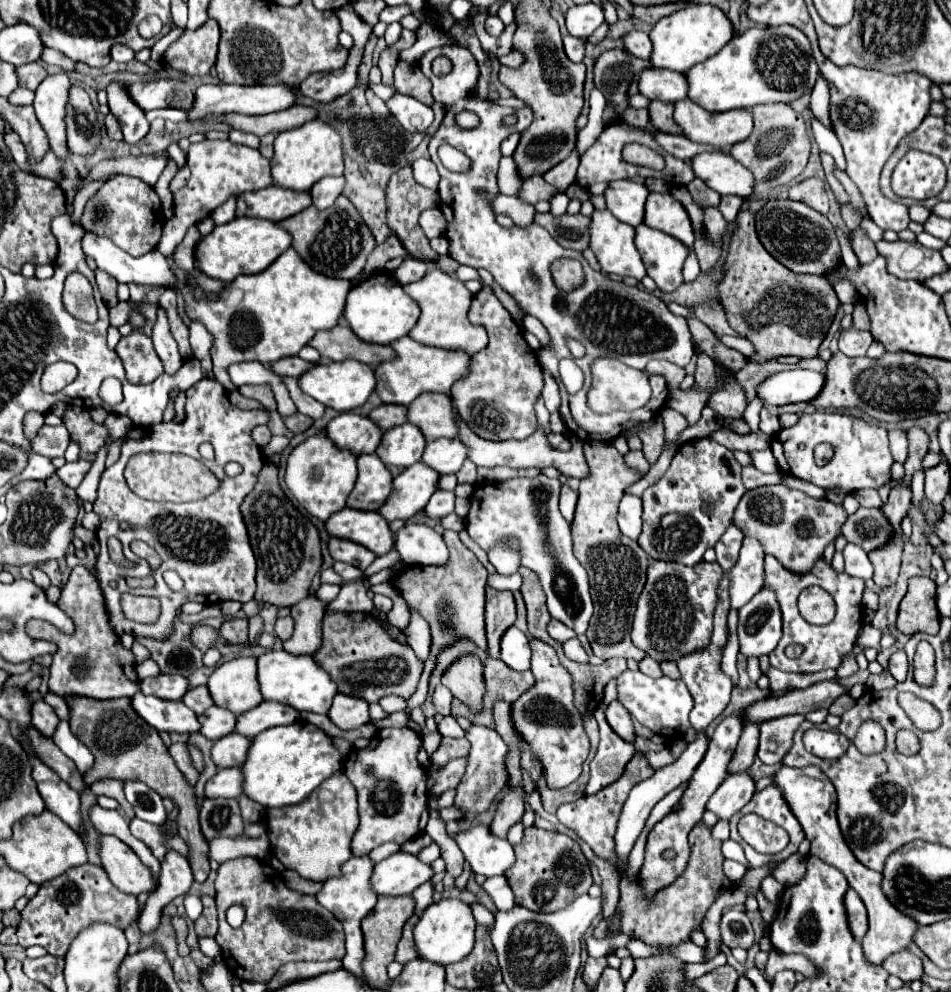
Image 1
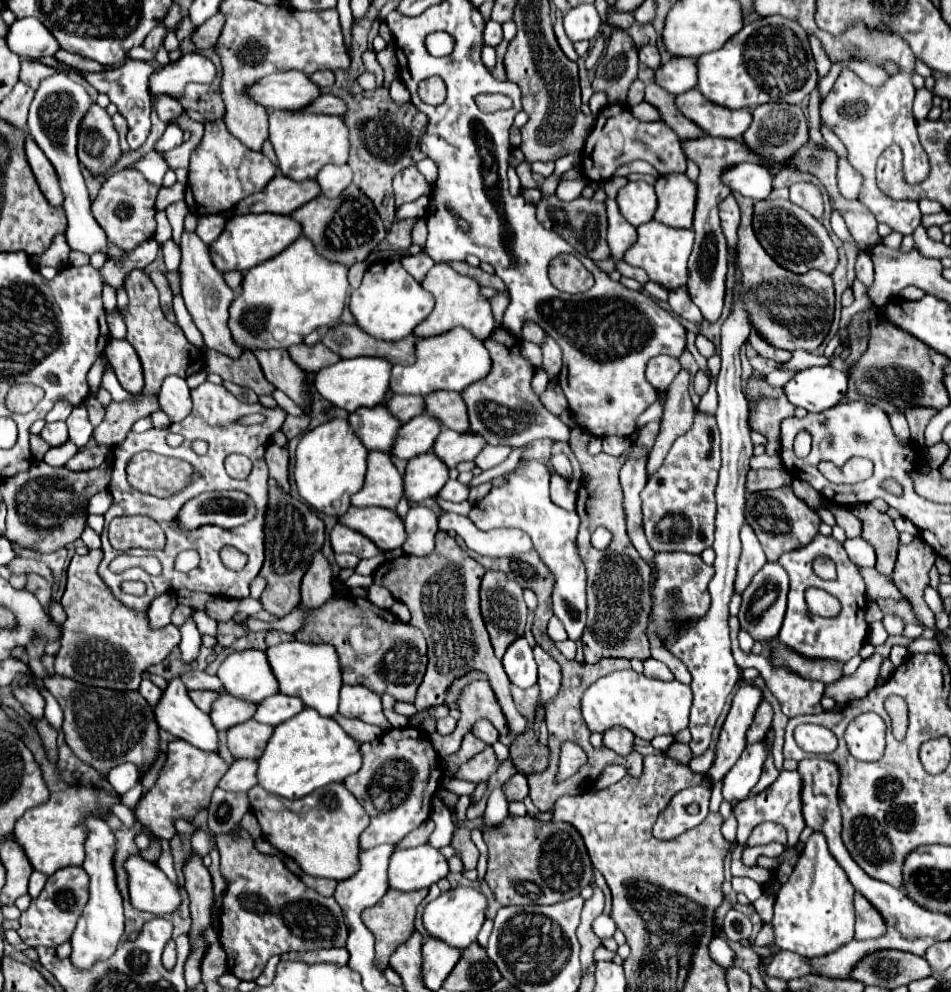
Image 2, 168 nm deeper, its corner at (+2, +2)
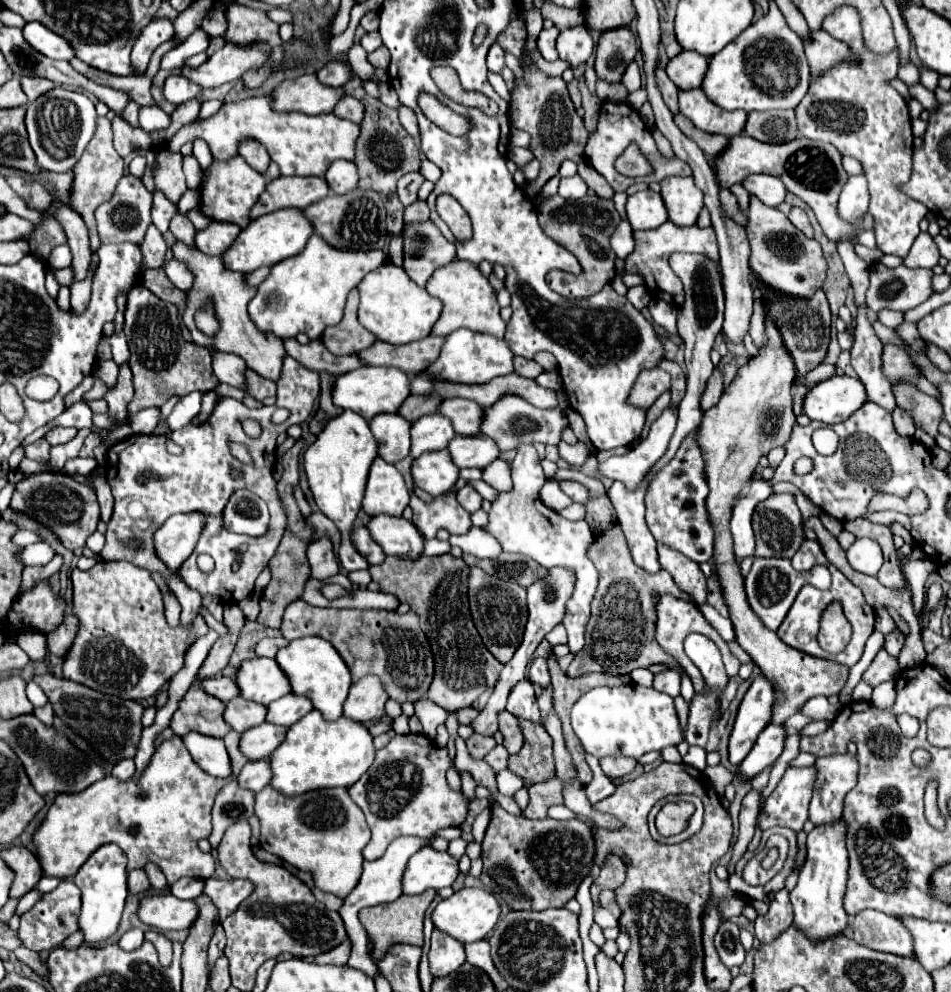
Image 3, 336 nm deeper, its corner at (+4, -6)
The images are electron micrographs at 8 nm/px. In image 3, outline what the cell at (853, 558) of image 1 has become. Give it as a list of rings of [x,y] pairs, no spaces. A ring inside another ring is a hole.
[[[859,538],[847,550],[847,560],[849,560],[851,568],[855,568],[857,572],[875,576],[883,564],[883,554],[881,554],[881,548],[877,546],[877,542],[873,542],[869,538]]]

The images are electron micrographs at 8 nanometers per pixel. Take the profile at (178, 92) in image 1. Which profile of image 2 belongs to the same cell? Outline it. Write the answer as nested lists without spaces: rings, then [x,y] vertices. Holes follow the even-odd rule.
[[[199,52],[185,54],[181,60],[171,62],[151,76],[151,92],[153,94],[171,94],[181,96],[185,84],[203,82],[209,84],[217,76],[215,64]]]

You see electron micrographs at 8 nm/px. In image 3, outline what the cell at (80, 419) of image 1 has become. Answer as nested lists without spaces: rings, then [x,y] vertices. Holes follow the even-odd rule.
[[[141,284],[133,286],[127,298],[125,336],[131,350],[129,366],[133,372],[135,398],[127,408],[125,422],[117,422],[113,428],[109,428],[107,446],[113,446],[133,436],[133,430],[129,426],[129,414],[135,414],[137,410],[143,410],[143,408],[163,406],[173,394],[185,396],[195,390],[209,392],[219,386],[219,380],[211,368],[209,350],[183,340],[179,330],[179,320],[177,320],[177,308],[169,302],[159,300]]]

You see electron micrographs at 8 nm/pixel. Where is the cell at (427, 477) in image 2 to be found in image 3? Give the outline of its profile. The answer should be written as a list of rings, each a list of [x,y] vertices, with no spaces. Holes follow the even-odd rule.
[[[445,450],[425,452],[413,460],[413,484],[431,496],[443,496],[457,482],[457,466],[451,462]]]

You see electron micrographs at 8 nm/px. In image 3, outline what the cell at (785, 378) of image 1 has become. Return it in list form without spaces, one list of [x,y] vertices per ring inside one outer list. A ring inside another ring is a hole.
[[[831,376],[815,384],[803,400],[803,410],[811,420],[837,424],[865,404],[865,386],[849,376]]]

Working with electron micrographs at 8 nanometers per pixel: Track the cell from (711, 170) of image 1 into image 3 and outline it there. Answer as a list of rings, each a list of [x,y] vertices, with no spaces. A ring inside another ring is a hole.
[[[749,174],[745,182],[741,182],[751,196],[757,196],[767,206],[779,206],[785,198],[787,188],[777,176],[769,174]]]

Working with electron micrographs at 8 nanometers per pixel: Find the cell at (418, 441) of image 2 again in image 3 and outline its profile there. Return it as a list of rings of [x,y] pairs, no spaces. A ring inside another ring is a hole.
[[[439,412],[421,416],[411,426],[411,456],[419,458],[423,452],[445,450],[449,440],[455,436],[449,418]]]

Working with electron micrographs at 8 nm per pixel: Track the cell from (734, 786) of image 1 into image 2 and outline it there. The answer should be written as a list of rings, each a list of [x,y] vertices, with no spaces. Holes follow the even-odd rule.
[[[765,740],[749,744],[729,774],[723,778],[723,798],[725,800],[745,800],[751,788],[757,784],[761,776],[761,768],[767,760],[767,744]]]

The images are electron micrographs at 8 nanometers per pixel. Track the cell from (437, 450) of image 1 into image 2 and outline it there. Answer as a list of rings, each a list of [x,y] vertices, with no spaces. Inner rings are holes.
[[[443,428],[443,432],[439,434],[435,446],[433,446],[433,452],[439,454],[439,458],[449,466],[449,468],[455,468],[459,462],[465,462],[465,460],[473,460],[479,450],[483,450],[487,442],[479,436],[479,434],[473,434],[473,432],[455,432],[455,430],[447,430]]]

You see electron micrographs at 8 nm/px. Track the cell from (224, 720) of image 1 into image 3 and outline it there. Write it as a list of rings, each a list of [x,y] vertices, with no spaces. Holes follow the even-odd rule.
[[[237,696],[237,698],[227,702],[223,718],[231,726],[231,730],[241,734],[241,732],[245,732],[245,730],[249,730],[253,726],[263,724],[265,722],[265,714],[267,714],[265,706],[261,706],[257,702],[249,702],[249,700]]]

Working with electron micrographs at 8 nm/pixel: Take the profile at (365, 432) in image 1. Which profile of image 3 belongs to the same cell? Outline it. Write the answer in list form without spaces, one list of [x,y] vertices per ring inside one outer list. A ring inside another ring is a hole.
[[[377,414],[369,422],[369,428],[377,440],[377,454],[385,462],[395,464],[409,454],[411,424],[405,422],[405,418],[399,414]]]

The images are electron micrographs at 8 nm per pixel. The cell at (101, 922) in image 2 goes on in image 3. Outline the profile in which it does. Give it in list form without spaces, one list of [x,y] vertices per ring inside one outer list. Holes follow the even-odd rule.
[[[117,844],[99,846],[87,862],[75,874],[75,884],[83,894],[83,908],[79,916],[79,930],[83,932],[83,944],[95,946],[109,940],[121,922],[125,898],[127,898],[127,856]]]

